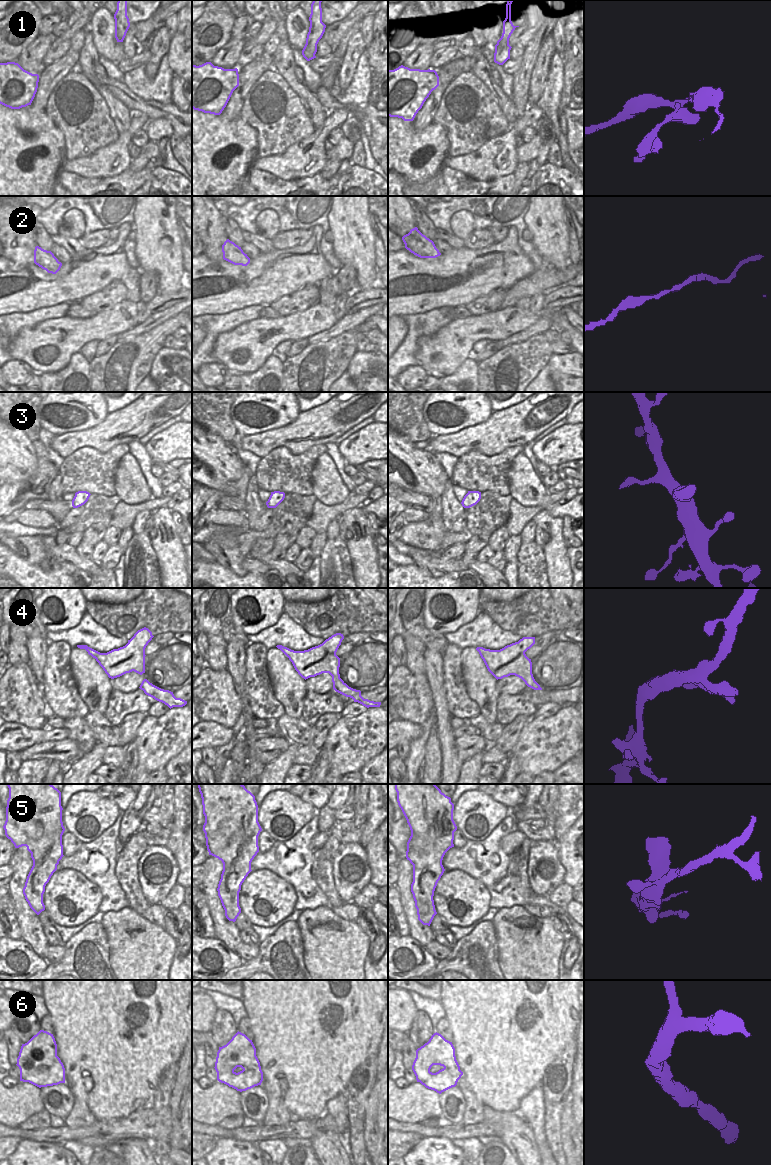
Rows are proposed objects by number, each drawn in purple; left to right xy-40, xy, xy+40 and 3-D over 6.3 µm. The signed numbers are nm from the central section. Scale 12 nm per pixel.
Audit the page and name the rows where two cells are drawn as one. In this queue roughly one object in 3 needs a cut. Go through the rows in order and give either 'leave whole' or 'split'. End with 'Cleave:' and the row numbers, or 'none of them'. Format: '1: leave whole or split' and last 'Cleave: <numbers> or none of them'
1: leave whole
2: leave whole
3: leave whole
4: leave whole
5: leave whole
6: leave whole
Cleave: none of them

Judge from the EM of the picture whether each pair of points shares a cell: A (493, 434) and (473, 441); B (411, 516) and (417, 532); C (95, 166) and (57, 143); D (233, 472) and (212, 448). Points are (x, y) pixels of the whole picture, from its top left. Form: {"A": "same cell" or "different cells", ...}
{"A": "same cell", "B": "different cells", "C": "different cells", "D": "same cell"}

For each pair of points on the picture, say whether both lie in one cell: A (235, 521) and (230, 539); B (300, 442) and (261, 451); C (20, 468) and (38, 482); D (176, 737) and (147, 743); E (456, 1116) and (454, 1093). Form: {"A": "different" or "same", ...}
{"A": "different", "B": "same", "C": "different", "D": "same", "E": "same"}

